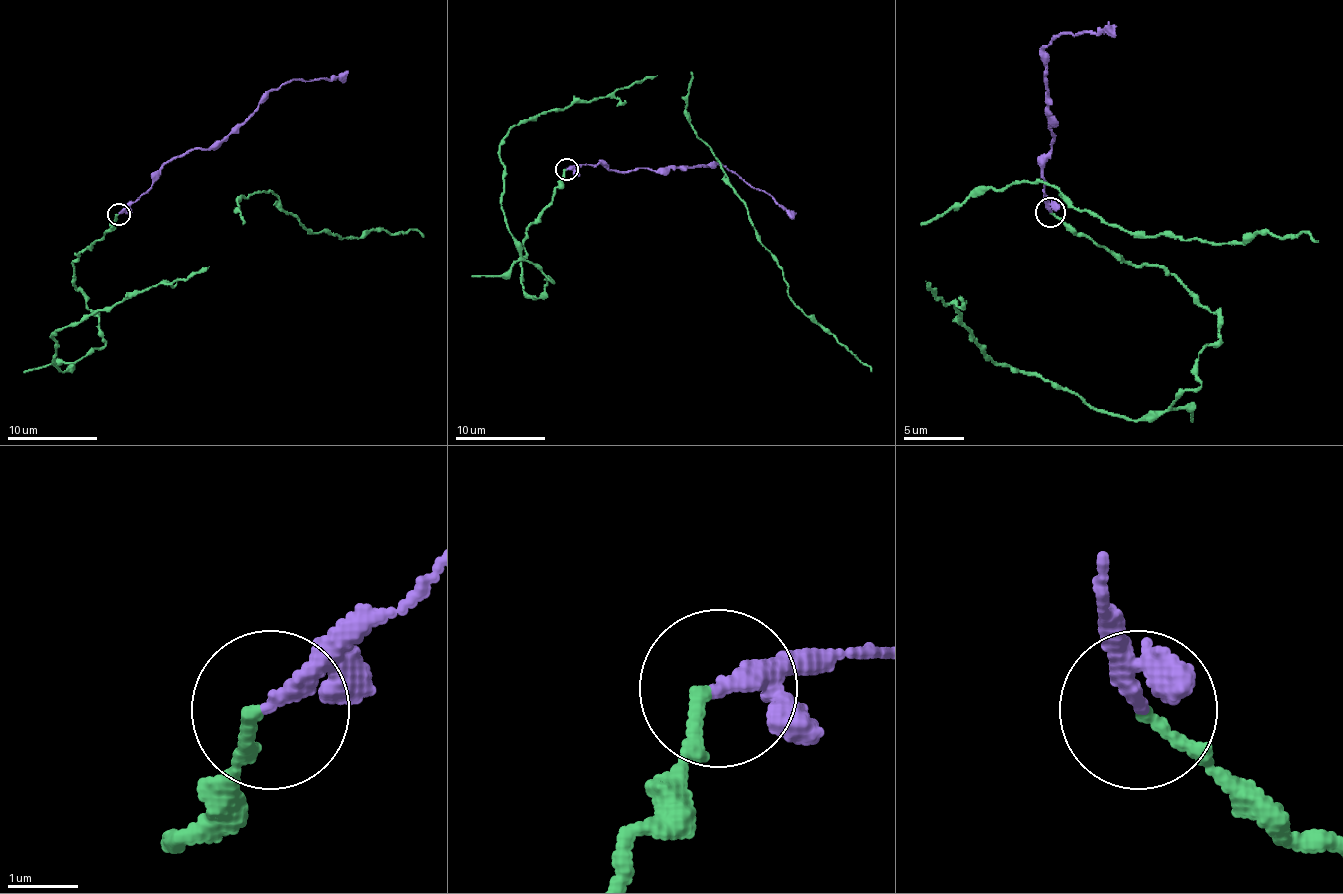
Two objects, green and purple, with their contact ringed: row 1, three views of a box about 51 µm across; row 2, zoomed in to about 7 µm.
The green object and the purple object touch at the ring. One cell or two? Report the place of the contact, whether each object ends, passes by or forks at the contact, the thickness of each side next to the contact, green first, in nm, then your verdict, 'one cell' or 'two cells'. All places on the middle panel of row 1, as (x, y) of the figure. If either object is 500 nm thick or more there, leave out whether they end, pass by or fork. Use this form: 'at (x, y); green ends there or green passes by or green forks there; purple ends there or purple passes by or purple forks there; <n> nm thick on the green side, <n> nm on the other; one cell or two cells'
at (566, 169); green ends there; purple ends there; 180 nm thick on the green side, 240 nm on the other; one cell

